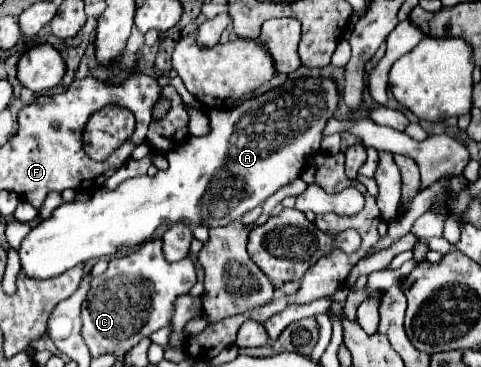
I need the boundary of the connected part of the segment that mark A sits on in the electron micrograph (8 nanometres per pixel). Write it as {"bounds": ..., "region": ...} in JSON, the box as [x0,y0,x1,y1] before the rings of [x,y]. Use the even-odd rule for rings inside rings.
{"bounds":[19,78,337,278],"region":[[[303,78],[285,82],[277,90],[269,90],[261,96],[249,98],[231,110],[211,110],[211,132],[205,136],[189,136],[183,146],[167,154],[169,168],[157,172],[155,178],[139,176],[127,182],[121,182],[115,190],[99,188],[91,194],[89,200],[73,200],[61,204],[49,220],[37,224],[21,242],[19,260],[21,272],[29,278],[53,278],[59,276],[77,264],[99,260],[111,256],[121,248],[133,248],[153,236],[153,232],[163,224],[163,220],[191,220],[193,226],[205,224],[207,228],[227,226],[255,206],[263,204],[271,194],[281,186],[299,178],[303,172],[303,162],[321,150],[321,134],[327,118],[333,118],[337,108],[337,84],[323,78]],[[205,192],[215,192],[211,198],[205,198]]]}

